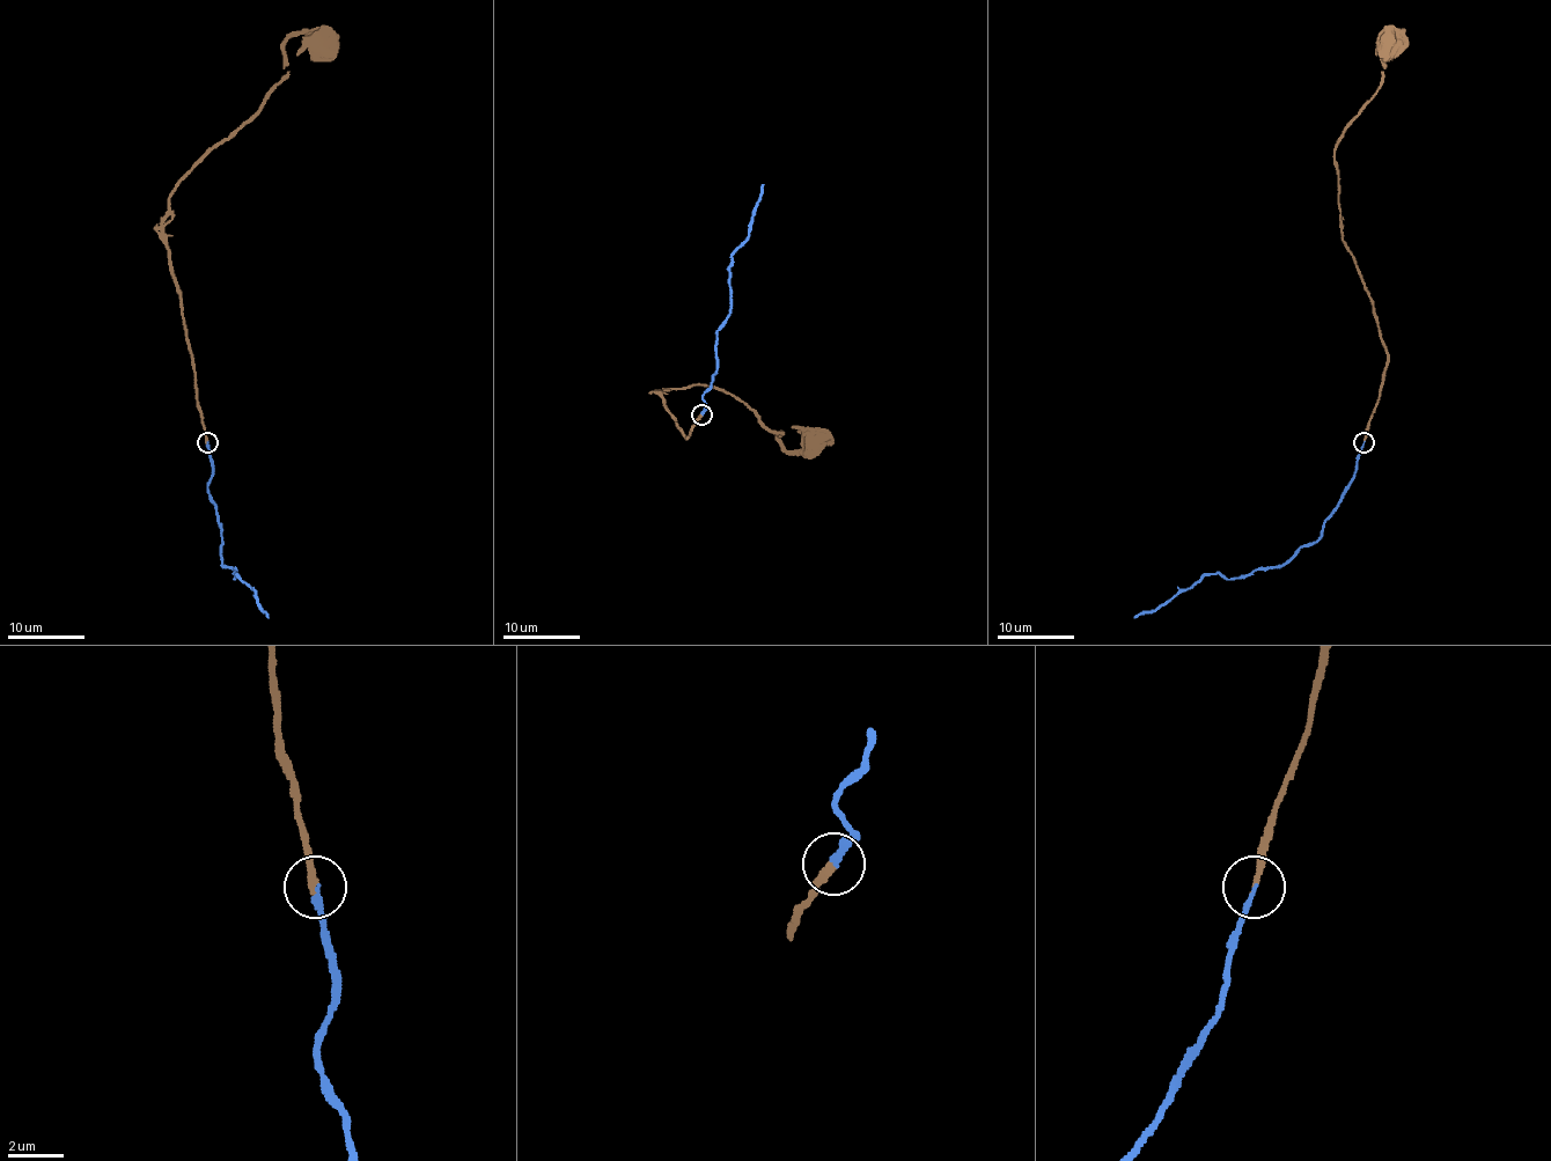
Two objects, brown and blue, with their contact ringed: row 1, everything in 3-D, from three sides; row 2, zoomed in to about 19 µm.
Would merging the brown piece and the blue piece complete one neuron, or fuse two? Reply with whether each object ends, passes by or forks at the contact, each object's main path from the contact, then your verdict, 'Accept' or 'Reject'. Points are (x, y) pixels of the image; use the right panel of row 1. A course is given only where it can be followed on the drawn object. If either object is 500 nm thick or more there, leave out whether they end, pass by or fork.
At the ring brown ends. At the ring blue ends. Course of brown: (1364, 441), (1387, 348), (1374, 301), (1340, 232), (1335, 146), (1380, 86), (1383, 51), (1401, 34), (1391, 39). Course of blue: (1364, 441), (1349, 487), (1314, 542), (1305, 544), (1281, 565), (1230, 579), (1218, 573), (1204, 574), (1134, 617). Accept

